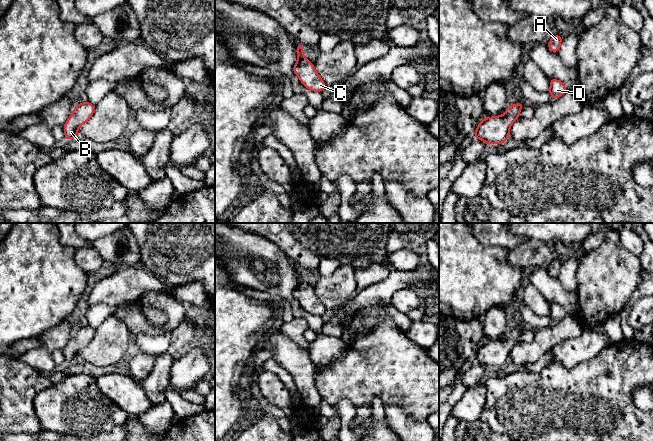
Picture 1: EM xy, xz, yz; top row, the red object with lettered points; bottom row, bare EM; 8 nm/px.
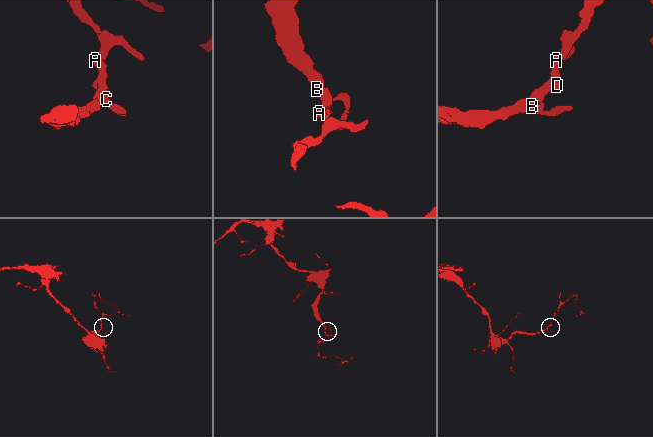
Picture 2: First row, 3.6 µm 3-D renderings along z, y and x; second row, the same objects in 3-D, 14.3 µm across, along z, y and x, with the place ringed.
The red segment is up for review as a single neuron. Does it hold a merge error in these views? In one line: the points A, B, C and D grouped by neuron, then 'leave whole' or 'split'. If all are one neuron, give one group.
groups A B C D; leave whole

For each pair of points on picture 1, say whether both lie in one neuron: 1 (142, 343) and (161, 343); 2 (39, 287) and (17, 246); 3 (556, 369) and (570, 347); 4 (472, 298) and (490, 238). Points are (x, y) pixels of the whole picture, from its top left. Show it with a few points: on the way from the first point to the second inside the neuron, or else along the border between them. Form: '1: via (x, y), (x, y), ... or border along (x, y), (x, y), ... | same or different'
1: via (147, 343), (156, 343) | same
2: via (32, 277), (32, 263), (27, 256) | same
3: border along (551, 360), (566, 367), (573, 367), (582, 361) | different
4: border along (472, 233), (481, 243), (490, 246) | different

